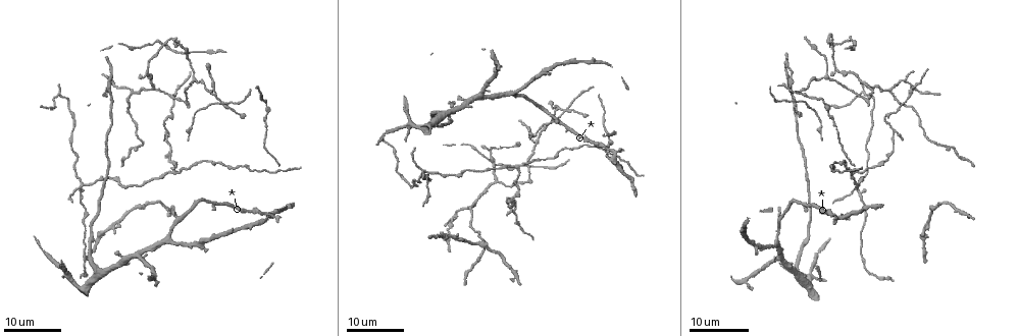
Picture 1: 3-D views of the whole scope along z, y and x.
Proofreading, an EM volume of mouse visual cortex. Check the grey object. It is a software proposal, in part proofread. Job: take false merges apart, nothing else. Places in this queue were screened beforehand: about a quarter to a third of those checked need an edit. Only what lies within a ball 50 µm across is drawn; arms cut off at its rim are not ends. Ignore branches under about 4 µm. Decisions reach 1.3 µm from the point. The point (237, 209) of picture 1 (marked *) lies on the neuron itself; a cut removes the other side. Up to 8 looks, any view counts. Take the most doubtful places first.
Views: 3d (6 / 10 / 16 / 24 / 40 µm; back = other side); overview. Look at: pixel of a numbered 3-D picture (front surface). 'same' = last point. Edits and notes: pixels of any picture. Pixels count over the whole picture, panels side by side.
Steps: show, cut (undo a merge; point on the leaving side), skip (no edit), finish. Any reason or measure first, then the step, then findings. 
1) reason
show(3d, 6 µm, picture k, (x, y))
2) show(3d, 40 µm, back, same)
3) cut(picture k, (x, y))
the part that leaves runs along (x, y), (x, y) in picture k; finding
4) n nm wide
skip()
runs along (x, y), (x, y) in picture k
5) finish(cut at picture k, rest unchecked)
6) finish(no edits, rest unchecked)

arms part here
show(3d, 24 µm, picture 1, (889, 89))

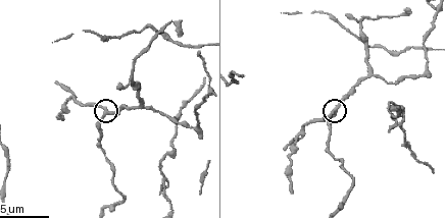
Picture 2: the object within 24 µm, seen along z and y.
show(3d, 6 µm, picture 2, (334, 110))

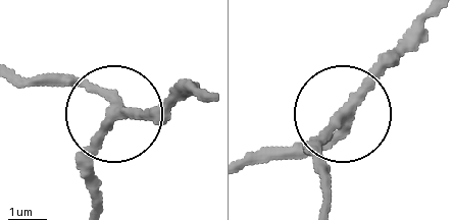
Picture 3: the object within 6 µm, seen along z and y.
show(3d, 6 µm, back, picture 3, (113, 109))

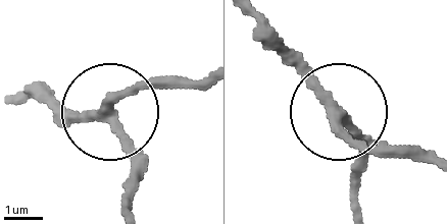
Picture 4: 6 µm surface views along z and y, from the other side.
side arm 13 µm
skip()
continuous, no second neuron

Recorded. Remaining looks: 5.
four or more arms meet
show(3d, 16 µm, picture 1, (423, 171))

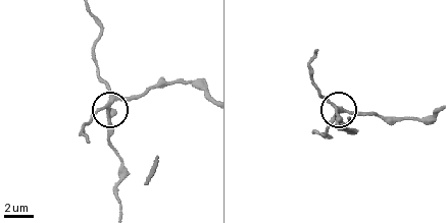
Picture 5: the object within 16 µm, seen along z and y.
zoom in
show(3d, 10 µm, picture 5, (109, 109))

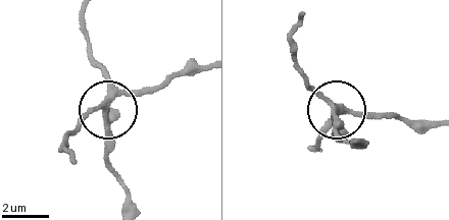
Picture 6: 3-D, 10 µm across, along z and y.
side arm 49 µm
cut(picture 6, (85, 116))
the part that leaves runs along (107, 97), (64, 136), (62, 146), (72, 160) in picture 6; a second neuron is stuck on

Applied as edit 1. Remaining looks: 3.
arms part here
show(3d, 10 µm, picture 2, (133, 78))

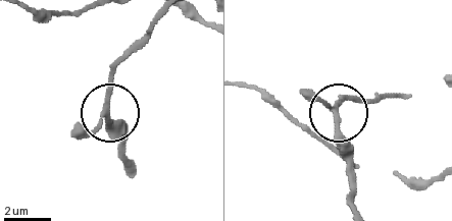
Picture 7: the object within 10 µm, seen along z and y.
210 nm wide
skip()
all the same neuron

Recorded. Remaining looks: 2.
arms part here
show(3d, 24 µm, picture 1, (221, 105))

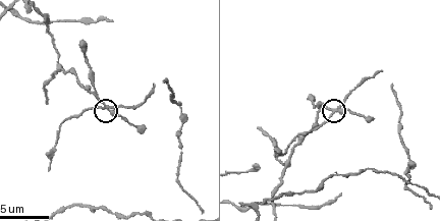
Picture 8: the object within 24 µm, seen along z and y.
show(3d, 6 µm, picture 8, (104, 106))

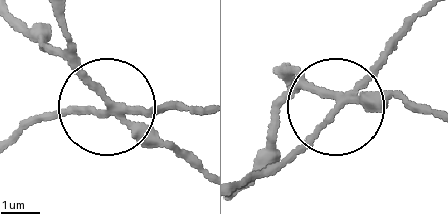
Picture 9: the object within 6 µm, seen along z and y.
3 arms
cut(picture 9, (79, 107))
the part that leaves runs along (117, 105), (42, 115), (13, 135) in picture 9; two neurons meet here

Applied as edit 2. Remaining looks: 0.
finish(cut at picture 6, cut at picture 9, rest unchecked)

